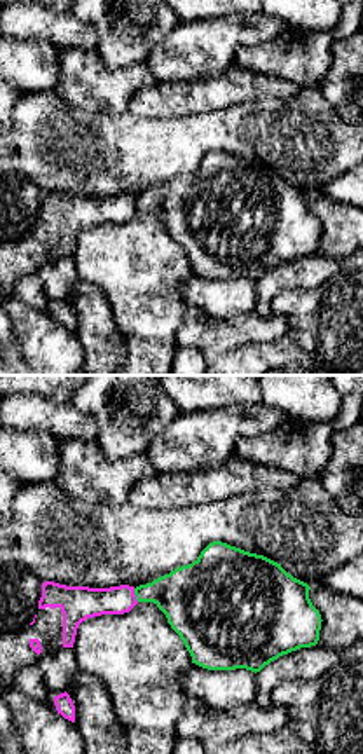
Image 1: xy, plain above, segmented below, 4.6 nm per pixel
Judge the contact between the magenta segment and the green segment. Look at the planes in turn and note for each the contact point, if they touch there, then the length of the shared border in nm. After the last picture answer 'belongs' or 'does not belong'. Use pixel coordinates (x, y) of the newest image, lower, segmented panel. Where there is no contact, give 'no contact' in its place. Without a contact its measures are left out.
contact (135, 596); length 70 nm

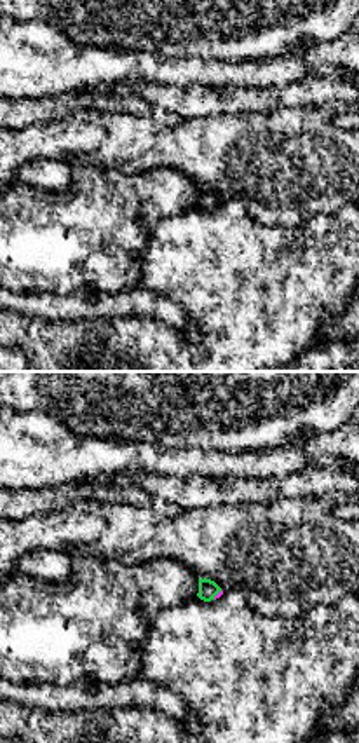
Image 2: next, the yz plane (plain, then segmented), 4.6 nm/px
contact (216, 595); length 60 nm

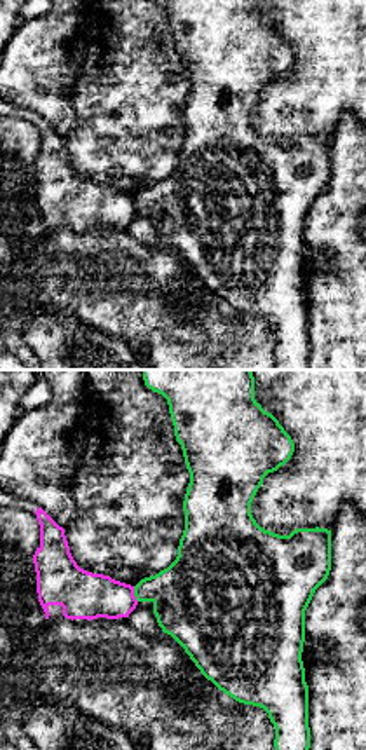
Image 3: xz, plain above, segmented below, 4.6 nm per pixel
contact (133, 593); length 80 nm

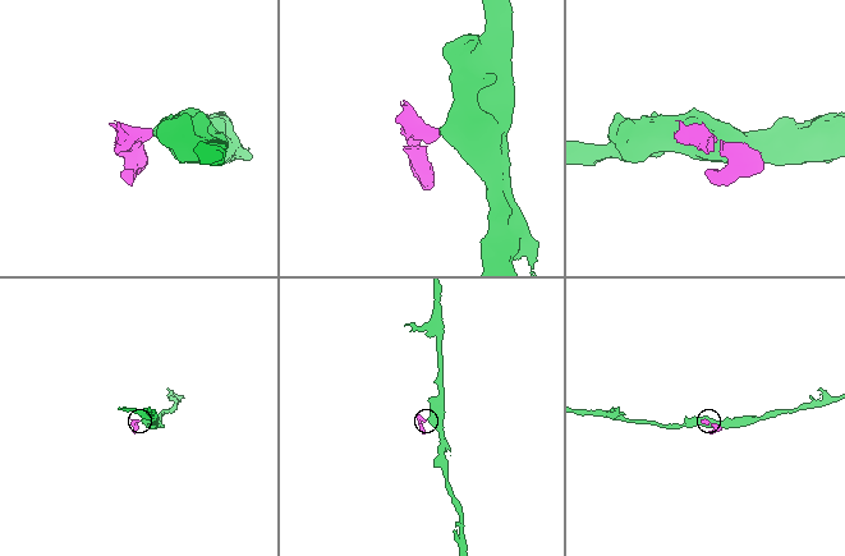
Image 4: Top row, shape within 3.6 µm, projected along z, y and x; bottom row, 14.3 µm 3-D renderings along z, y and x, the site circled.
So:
does not belong

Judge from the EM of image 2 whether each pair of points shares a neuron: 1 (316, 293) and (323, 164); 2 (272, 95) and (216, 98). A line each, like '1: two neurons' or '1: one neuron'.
1: two neurons
2: one neuron

